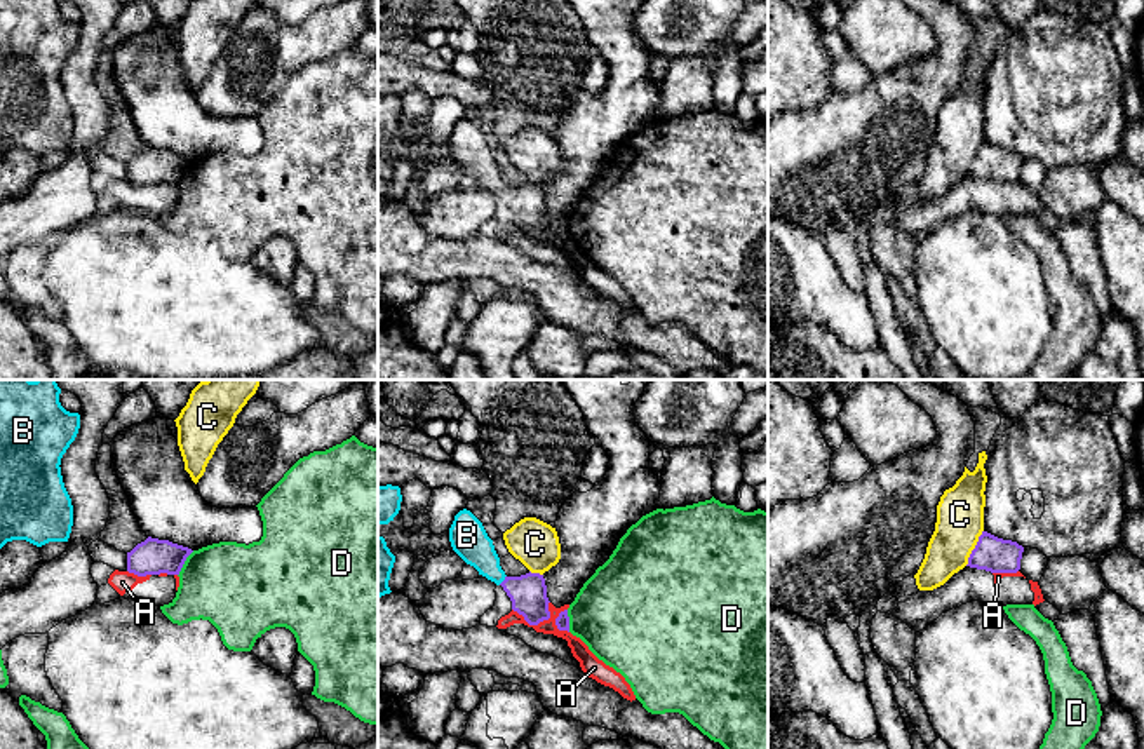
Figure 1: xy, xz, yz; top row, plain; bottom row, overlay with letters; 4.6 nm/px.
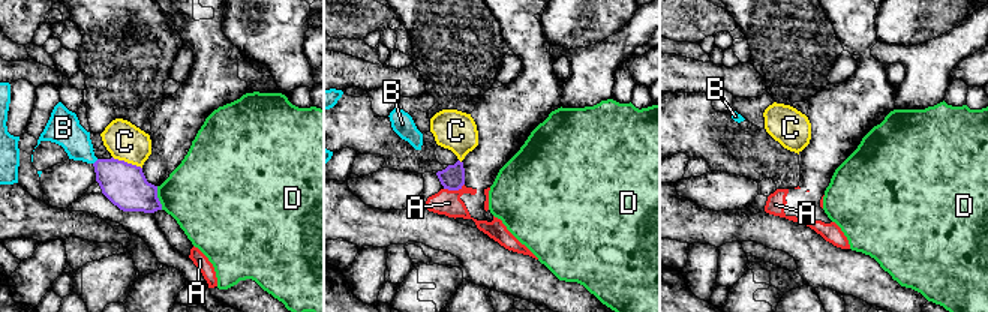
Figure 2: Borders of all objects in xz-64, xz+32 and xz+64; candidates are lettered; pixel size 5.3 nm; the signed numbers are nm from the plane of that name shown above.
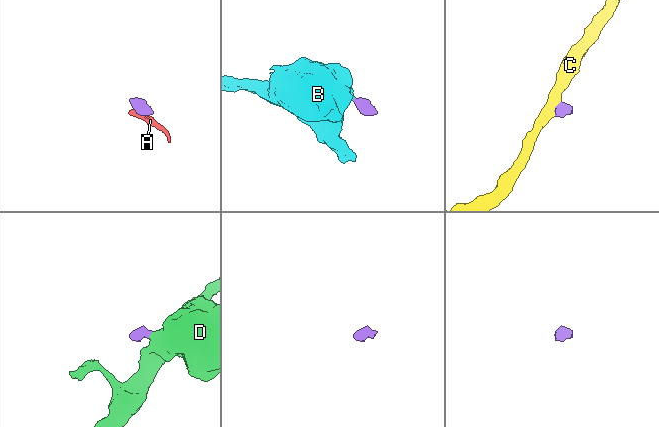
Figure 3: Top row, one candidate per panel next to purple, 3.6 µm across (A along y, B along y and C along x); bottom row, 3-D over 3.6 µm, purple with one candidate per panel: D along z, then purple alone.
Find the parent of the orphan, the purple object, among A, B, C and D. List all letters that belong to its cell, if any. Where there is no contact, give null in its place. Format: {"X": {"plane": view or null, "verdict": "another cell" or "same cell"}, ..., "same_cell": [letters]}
{"A": {"plane": "xz", "verdict": "another cell"}, "B": {"plane": "xz", "verdict": "same cell"}, "C": {"plane": "yz", "verdict": "another cell"}, "D": {"plane": "xy", "verdict": "another cell"}, "same_cell": ["B"]}

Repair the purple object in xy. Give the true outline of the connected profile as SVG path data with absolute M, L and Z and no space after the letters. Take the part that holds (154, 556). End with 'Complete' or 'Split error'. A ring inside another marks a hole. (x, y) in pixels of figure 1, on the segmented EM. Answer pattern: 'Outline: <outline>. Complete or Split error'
Outline: M148 536L127 552L127 571L138 577L146 575L179 575L186 557L193 550L169 540Z. Complete

